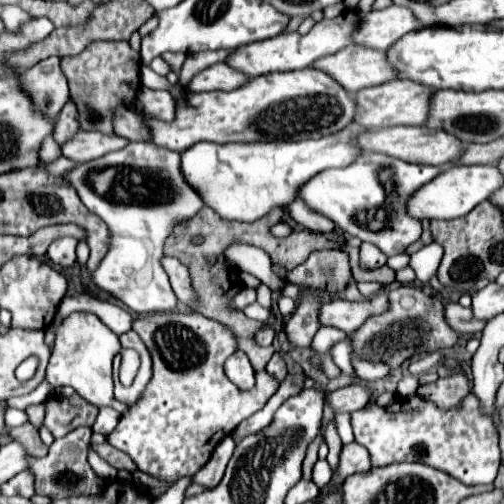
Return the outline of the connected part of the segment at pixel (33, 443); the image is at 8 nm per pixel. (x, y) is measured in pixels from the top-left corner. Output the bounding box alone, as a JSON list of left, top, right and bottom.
[9,422,49,458]

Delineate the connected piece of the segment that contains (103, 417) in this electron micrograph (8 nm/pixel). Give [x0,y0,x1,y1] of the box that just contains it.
[91,406,119,436]

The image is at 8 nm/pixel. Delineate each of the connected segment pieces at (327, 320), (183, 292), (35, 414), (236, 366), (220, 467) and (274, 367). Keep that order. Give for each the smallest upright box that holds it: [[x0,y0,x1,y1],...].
[[319,292,389,334],[163,256,195,304],[27,402,45,428],[223,352,255,390],[193,436,235,488],[267,354,287,382]]

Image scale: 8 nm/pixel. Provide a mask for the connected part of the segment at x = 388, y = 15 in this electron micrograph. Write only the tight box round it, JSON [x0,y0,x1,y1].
[355,6,427,50]

